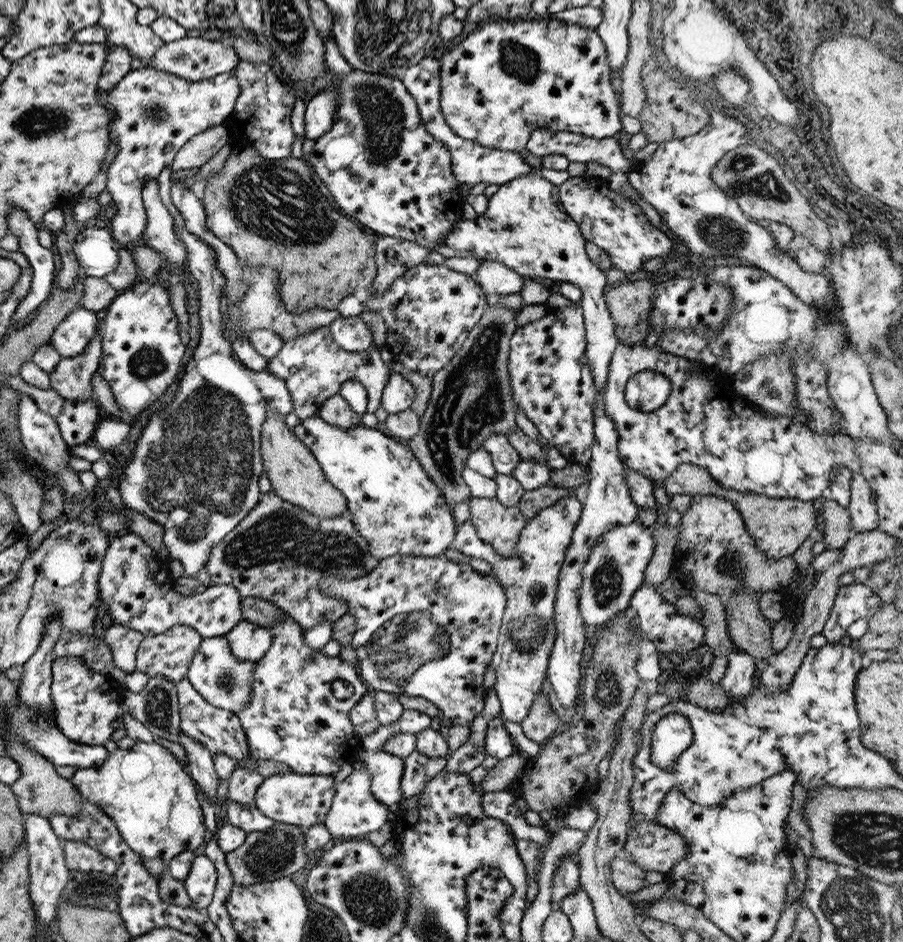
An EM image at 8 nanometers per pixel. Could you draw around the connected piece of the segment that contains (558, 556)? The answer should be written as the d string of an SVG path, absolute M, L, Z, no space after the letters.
M568 492L560 500L553 502L549 507L537 512L536 516L529 519L521 532L519 532L513 553L510 557L501 558L493 555L490 544L482 542L475 534L472 525L468 520L456 528L454 538L450 544L461 554L467 557L485 560L492 569L494 578L499 581L505 593L506 604L502 614L499 635L496 639L496 648L493 651L489 667L494 670L493 692L499 702L499 715L507 722L520 724L521 720L529 712L533 699L546 683L545 670L549 652L553 649L556 640L556 624L553 623L553 604L555 604L556 584L560 572L564 551L569 547L572 540L574 527L577 525L582 504L572 492Z

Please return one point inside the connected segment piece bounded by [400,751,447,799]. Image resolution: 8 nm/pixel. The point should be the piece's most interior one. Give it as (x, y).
(417, 768)

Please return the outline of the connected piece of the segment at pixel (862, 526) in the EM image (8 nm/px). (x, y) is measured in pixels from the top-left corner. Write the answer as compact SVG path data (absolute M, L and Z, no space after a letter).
M848 474L851 476L851 479L849 479L850 500L847 512L850 517L851 533L858 534L859 532L875 530L878 518L869 485L861 474Z

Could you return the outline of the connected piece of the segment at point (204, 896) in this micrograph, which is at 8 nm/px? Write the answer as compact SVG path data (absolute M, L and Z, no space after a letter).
M195 855L189 872L183 879L183 888L191 900L193 909L205 911L211 902L216 883L216 870L207 856Z

